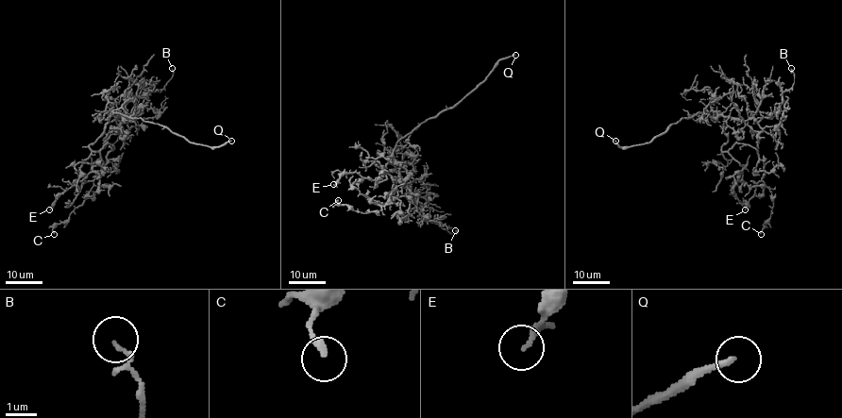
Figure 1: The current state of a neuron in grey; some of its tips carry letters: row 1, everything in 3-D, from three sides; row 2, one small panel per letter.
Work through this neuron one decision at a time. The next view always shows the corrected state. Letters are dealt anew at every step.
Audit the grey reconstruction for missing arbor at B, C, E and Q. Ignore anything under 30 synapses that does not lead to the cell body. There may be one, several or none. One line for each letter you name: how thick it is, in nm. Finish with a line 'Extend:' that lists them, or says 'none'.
Q: 200 nm thick
Extend: Q

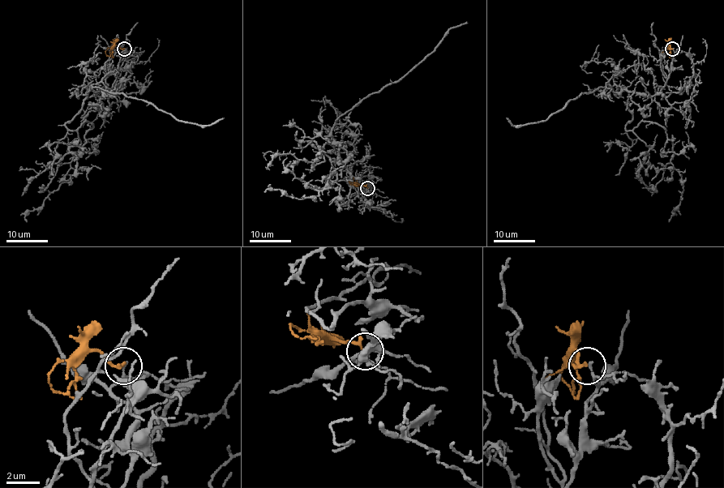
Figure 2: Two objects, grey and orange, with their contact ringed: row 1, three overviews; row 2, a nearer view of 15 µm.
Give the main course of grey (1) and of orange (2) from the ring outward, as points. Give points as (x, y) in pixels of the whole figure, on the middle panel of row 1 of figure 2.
1: (367, 189), (334, 141), (309, 141), (336, 172), (331, 187), (297, 199), (270, 185)
2: (367, 187), (349, 183)

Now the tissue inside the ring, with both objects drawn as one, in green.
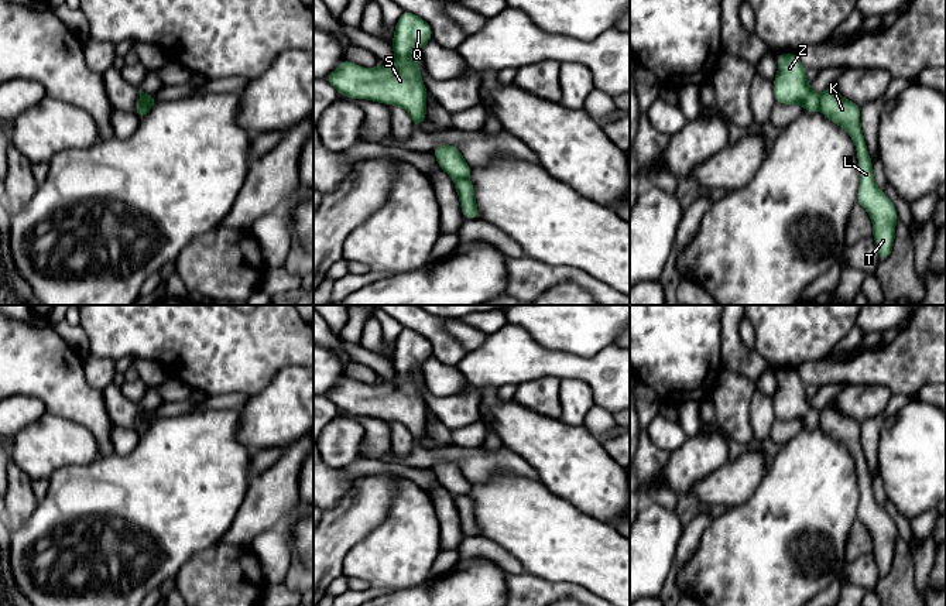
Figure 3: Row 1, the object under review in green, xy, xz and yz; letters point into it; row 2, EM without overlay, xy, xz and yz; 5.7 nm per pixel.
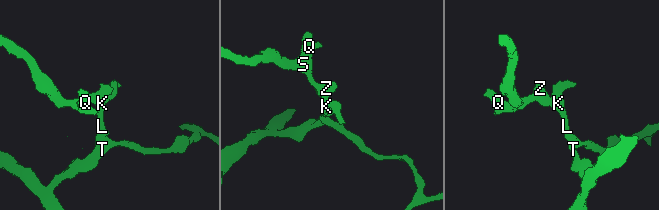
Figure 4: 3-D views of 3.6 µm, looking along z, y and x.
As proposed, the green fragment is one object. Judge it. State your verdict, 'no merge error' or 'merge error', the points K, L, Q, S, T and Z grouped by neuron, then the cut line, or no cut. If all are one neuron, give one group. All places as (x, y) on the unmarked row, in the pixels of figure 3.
merge error; groups K L T / Q S Z; cut yz (819, 411), (821, 424)

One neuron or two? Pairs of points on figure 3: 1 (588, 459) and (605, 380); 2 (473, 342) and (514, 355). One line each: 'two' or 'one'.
1: two
2: two

